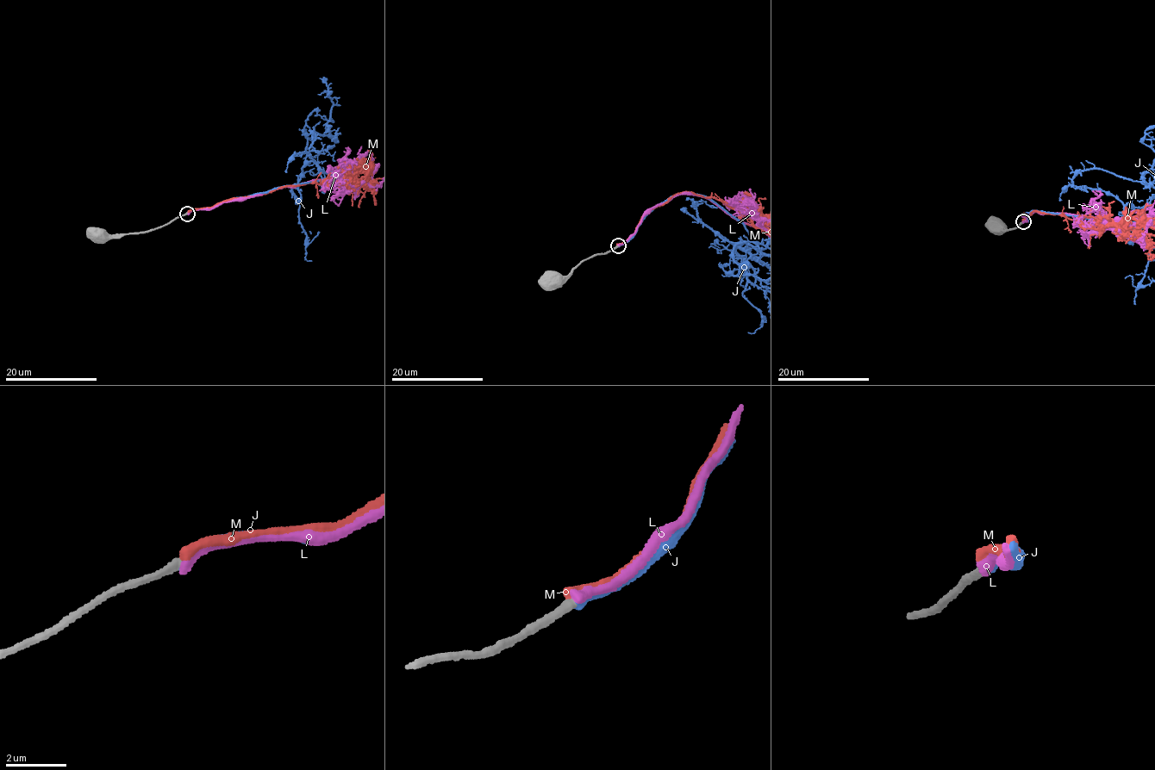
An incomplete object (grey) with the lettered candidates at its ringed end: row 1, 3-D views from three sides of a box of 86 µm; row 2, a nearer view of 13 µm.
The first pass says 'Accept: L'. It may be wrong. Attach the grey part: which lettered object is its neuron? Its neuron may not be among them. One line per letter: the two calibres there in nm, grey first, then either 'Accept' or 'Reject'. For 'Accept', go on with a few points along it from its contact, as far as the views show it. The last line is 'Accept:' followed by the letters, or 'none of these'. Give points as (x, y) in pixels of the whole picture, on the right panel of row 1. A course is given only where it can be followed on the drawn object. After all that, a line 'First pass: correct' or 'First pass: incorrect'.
J: Thickness 280 nm (grey) against 280 nm. Reject
L: Thickness 280 nm (grey) against 320 nm. Accept
M: Thickness 260 nm (grey) against 360 nm. Reject
Accept: L
First pass: correct

